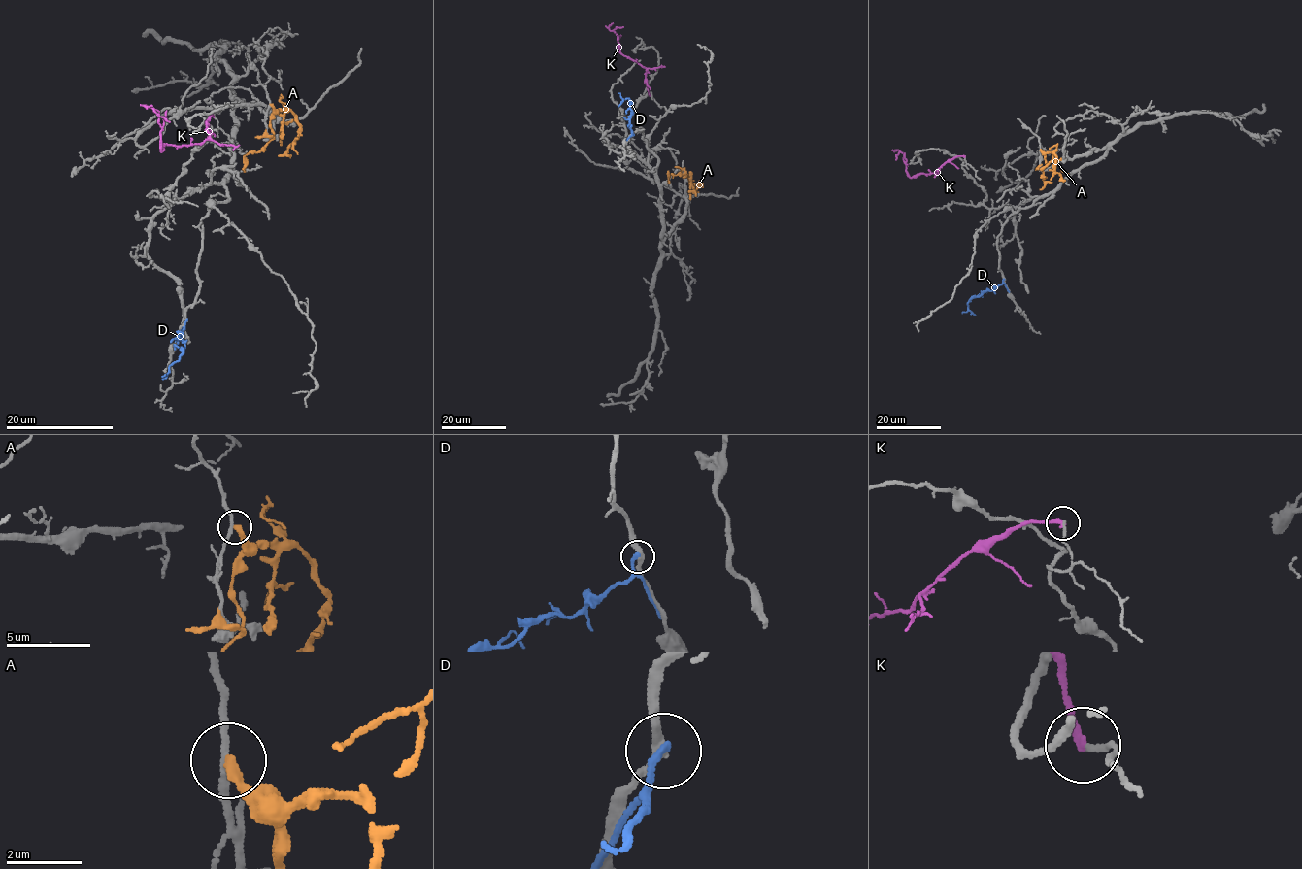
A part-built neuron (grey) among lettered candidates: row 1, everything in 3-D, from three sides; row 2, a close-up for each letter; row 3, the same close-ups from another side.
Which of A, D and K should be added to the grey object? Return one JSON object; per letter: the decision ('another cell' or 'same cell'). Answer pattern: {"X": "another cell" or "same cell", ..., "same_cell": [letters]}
{"A": "another cell", "D": "another cell", "K": "another cell", "same_cell": []}

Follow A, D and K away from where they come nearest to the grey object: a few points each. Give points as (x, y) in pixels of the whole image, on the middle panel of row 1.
A: (684, 171), (691, 183), (701, 186), (694, 191), (695, 195)
D: (633, 135), (629, 122), (630, 102), (622, 99), (618, 106)
K: (650, 95), (645, 79), (647, 69), (620, 52), (617, 34), (609, 29), (613, 23)

